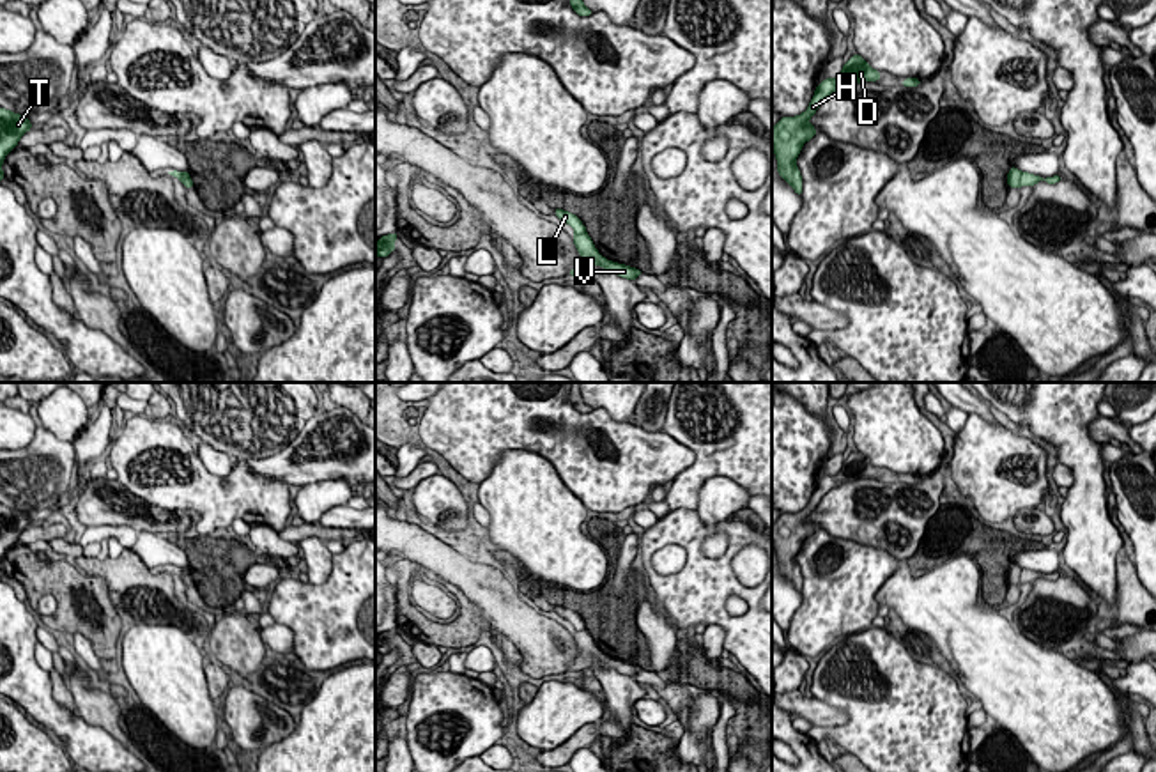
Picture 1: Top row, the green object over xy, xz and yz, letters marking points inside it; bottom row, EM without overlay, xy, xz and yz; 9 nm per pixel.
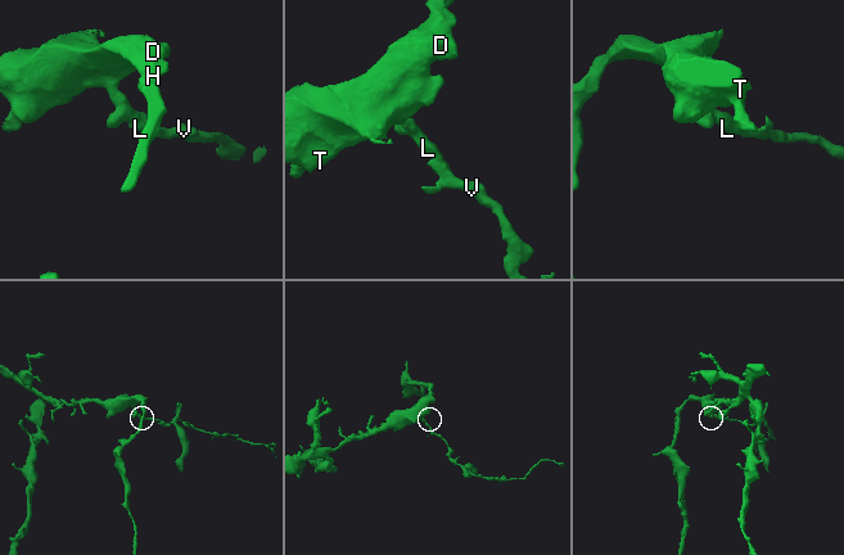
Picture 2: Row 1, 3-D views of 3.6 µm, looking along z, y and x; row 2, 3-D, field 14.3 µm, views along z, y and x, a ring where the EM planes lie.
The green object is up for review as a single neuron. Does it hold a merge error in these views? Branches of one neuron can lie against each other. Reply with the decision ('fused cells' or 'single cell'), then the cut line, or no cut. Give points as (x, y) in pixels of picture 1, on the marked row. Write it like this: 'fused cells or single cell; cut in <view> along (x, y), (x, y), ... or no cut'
fused cells; cut in yz along (1022, 172), (1018, 185)

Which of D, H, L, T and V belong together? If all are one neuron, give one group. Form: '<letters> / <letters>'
D H L T / V

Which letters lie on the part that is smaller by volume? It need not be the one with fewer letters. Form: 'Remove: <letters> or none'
Remove: V

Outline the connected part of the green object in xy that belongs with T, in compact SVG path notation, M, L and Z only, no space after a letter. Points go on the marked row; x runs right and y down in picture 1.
M0 108L0 181L4 179L2 163L9 151L12 151L19 138L32 129L25 115Z

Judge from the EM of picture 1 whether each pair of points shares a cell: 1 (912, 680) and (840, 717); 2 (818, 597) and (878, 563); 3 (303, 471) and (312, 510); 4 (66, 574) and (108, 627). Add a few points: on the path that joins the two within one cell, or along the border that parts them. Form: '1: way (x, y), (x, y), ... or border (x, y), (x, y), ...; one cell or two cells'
1: border (813, 696), (841, 709), (848, 721); two cells
2: way (832, 590), (848, 574), (864, 569); one cell
3: border (349, 484), (344, 480), (323, 480), (301, 487); two cells
4: way (82, 585), (94, 594), (105, 611); one cell

